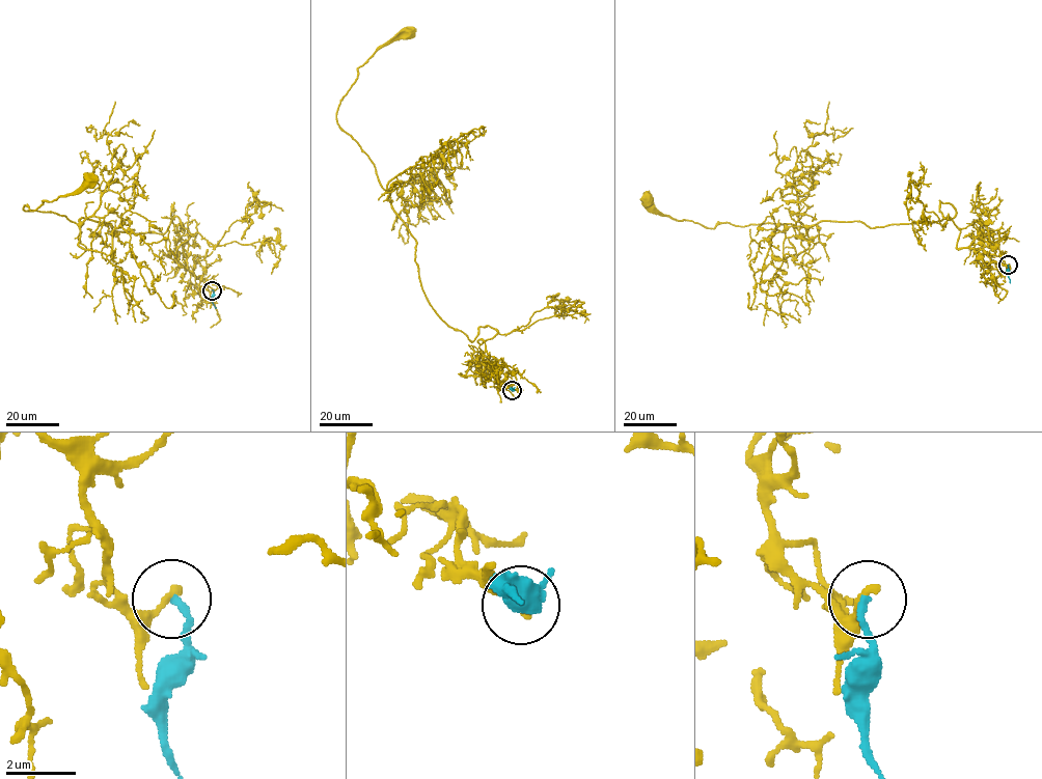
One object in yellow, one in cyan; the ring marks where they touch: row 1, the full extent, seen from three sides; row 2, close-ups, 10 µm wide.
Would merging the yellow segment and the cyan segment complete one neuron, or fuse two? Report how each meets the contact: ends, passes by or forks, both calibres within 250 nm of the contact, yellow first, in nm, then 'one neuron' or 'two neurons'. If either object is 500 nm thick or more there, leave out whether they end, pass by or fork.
yellow ends | cyan ends | 240/200 nm | two neurons

